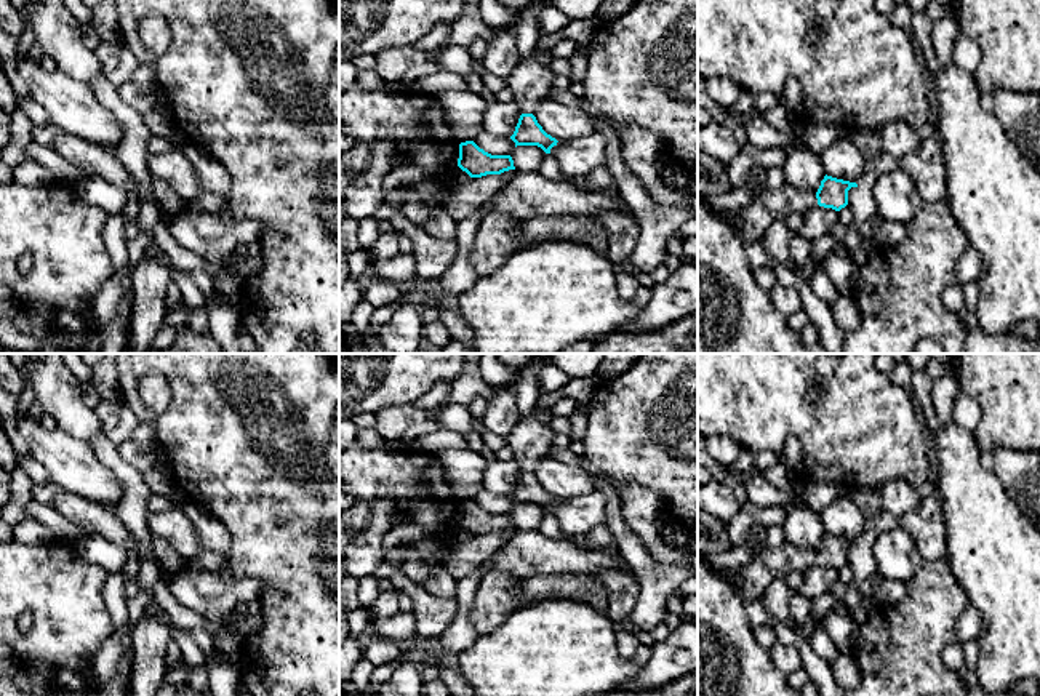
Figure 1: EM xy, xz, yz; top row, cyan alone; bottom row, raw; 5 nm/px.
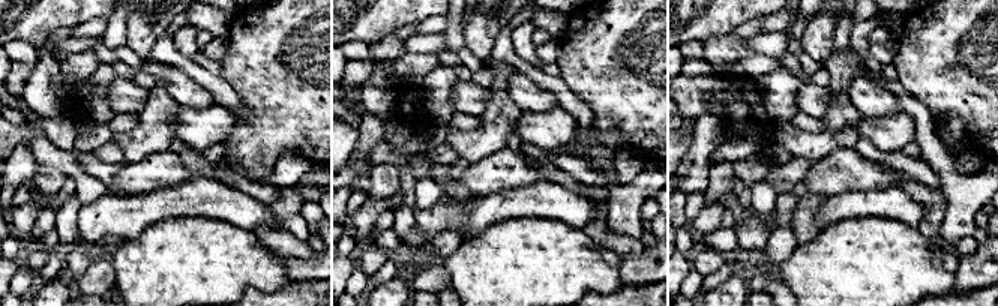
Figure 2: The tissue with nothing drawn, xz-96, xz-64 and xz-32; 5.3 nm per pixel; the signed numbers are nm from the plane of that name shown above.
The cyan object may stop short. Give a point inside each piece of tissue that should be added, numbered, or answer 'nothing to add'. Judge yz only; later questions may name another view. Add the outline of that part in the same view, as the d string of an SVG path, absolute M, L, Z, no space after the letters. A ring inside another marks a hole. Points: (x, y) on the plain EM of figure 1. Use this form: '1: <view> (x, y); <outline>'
1: yz (752, 581); M784 542L778 547L770 547L750 560L739 573L731 573L728 570L720 570L715 566L717 571L723 573L736 587L738 594L742 597L744 602L749 600L762 600L766 589L776 578L786 578L794 571L805 573L810 566L818 563L816 552L800 549L792 542Z

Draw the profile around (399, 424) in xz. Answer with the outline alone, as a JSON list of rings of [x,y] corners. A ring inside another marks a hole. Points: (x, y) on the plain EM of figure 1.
[[[414,403],[381,408],[374,413],[374,429],[387,443],[406,445],[419,435],[443,429],[437,419],[440,408],[422,410]]]

